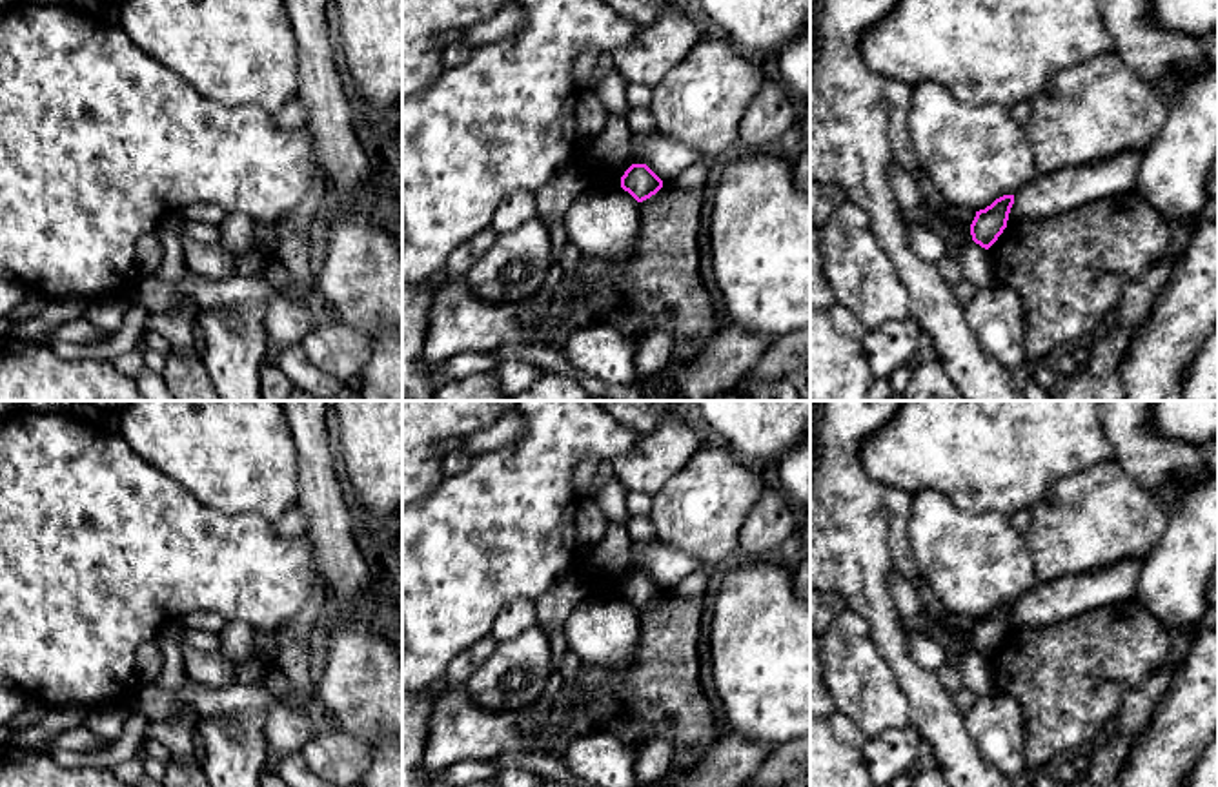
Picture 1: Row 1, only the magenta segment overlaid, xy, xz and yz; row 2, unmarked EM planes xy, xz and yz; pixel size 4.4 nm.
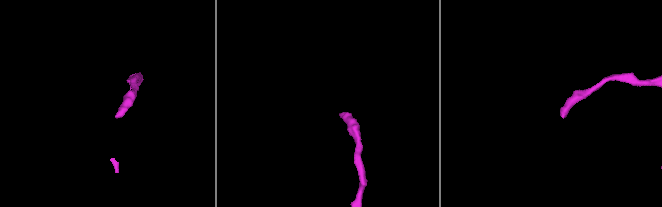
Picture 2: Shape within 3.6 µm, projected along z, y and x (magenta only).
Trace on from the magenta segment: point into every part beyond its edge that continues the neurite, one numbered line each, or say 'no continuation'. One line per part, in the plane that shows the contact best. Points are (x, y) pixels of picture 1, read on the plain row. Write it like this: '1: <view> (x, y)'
no continuation

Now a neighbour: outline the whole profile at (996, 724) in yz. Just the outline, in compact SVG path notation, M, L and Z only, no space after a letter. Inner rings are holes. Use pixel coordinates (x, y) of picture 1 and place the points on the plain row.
M1009 694L978 698L965 727L981 758L1007 780L1025 771L1027 721L1021 703Z

